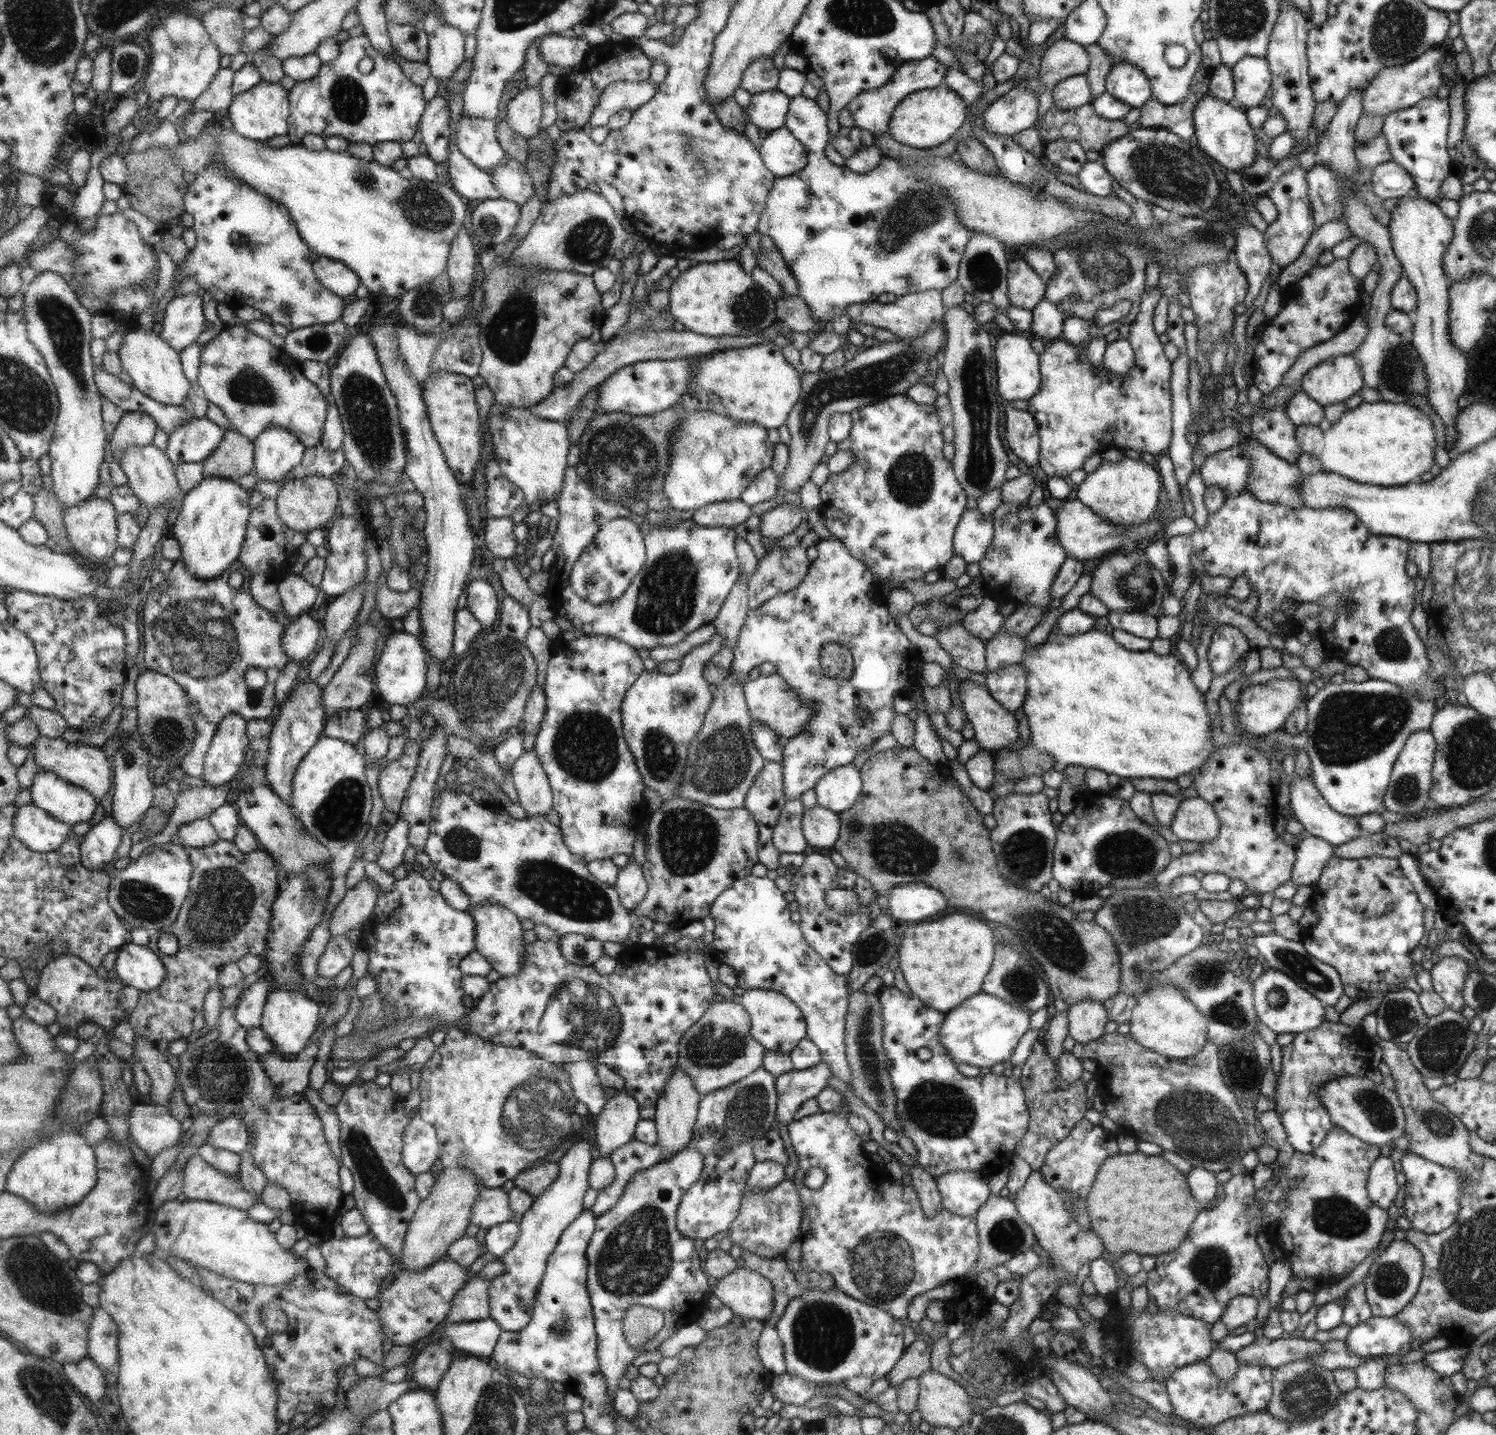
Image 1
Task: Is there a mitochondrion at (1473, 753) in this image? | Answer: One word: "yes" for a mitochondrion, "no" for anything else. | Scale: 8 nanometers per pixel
yes

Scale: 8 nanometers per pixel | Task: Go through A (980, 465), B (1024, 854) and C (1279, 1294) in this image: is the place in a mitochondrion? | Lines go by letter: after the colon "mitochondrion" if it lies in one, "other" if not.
A: mitochondrion
B: mitochondrion
C: other

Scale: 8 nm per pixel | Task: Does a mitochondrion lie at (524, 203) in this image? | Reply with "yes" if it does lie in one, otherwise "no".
no

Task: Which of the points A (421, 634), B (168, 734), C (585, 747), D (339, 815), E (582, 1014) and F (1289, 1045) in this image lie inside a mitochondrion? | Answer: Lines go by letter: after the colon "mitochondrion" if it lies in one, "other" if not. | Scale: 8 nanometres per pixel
A: other
B: mitochondrion
C: mitochondrion
D: mitochondrion
E: mitochondrion
F: other

